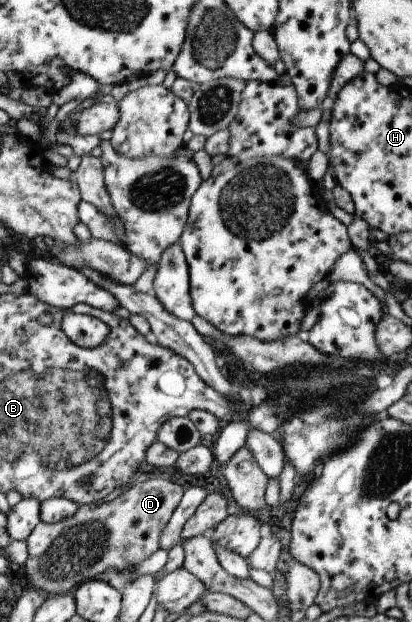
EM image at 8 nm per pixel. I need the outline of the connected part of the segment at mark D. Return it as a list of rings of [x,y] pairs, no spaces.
[[[148,479],[133,484],[110,502],[80,506],[80,510],[73,517],[59,523],[48,524],[41,521],[36,531],[26,540],[28,558],[24,564],[24,570],[30,585],[47,596],[58,596],[75,587],[79,588],[86,581],[107,577],[112,572],[123,572],[132,567],[135,568],[147,557],[157,553],[157,549],[160,548],[161,533],[172,520],[176,509],[180,507],[185,492],[186,490],[179,483],[173,483],[168,479]]]

